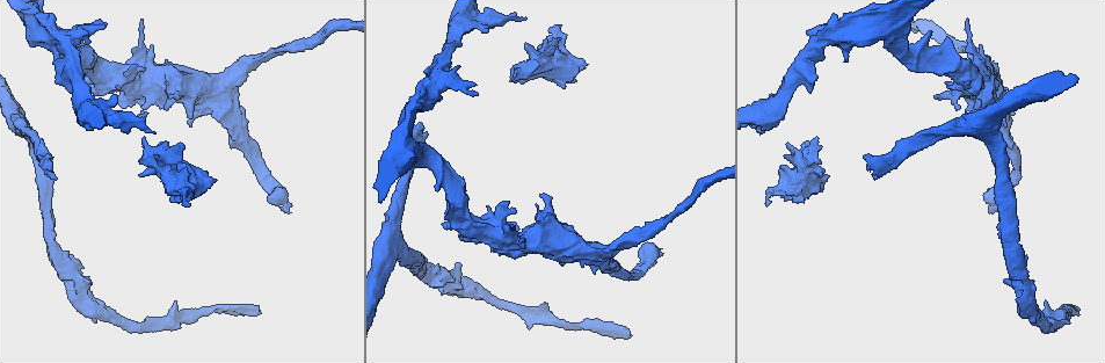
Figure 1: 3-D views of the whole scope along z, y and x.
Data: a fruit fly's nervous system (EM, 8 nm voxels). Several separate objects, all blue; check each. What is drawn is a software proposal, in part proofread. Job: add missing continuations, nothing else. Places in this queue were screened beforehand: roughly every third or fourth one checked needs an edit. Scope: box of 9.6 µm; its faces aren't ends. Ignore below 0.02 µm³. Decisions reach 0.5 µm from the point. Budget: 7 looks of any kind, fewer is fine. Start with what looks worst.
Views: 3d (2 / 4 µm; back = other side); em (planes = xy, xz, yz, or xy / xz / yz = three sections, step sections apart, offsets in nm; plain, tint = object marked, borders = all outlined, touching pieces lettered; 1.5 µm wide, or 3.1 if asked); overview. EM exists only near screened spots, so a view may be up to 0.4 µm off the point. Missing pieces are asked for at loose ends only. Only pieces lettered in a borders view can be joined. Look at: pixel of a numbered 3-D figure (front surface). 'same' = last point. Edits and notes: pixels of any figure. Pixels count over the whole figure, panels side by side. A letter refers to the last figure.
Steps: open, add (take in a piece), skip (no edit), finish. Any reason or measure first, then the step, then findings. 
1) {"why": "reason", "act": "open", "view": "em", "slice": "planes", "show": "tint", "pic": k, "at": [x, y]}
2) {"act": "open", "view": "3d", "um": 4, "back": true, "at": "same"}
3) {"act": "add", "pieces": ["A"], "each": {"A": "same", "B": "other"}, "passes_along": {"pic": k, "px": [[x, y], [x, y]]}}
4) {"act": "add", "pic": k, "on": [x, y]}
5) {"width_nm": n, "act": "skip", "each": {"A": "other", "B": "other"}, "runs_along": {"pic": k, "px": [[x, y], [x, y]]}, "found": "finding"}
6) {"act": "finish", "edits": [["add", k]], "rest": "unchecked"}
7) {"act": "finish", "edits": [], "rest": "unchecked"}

{"act": "open", "view": "3d", "um": 4, "pic": 1, "at": [261, 313]}

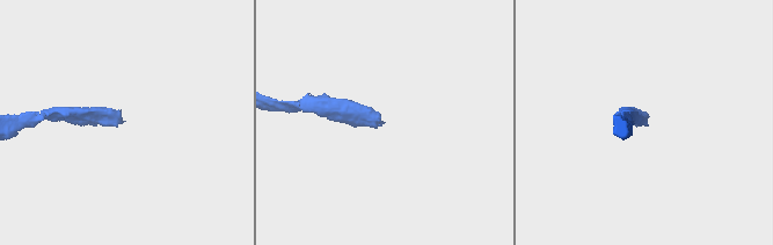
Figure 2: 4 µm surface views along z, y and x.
{"why": "need the tissue", "act": "open", "view": "em", "slice": "yz", "step": 4, "show": "borders", "pic": 2, "at": [384, 122]}

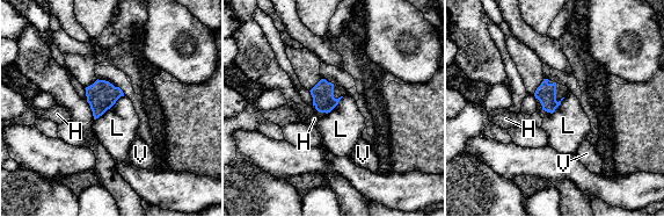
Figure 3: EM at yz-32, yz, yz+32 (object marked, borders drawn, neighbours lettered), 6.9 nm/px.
{"act": "skip", "each": {"H": "other", "L": "other", "V": "other"}, "found": "no lettered piece goes on from it"}

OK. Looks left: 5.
{"act": "open", "view": "3d", "um": 4, "pic": 1, "at": [48, 158]}

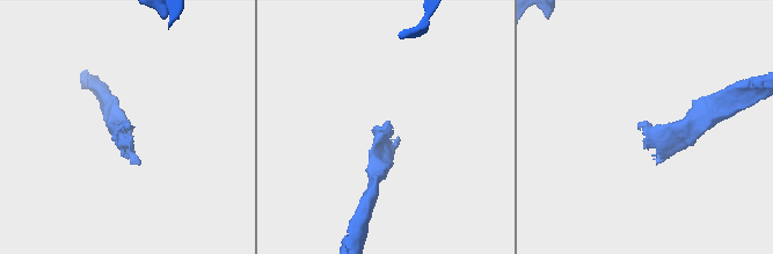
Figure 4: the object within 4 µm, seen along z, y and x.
{"act": "open", "view": "em", "slice": "planes", "show": "borders", "pic": 4, "at": [640, 129]}

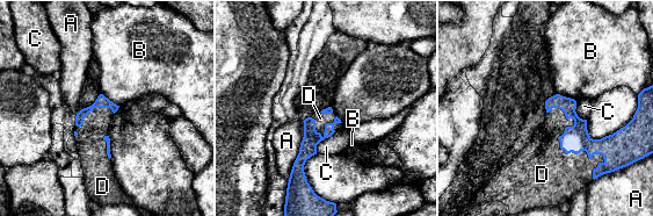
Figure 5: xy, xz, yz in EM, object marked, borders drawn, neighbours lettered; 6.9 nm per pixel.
{"act": "add", "pieces": ["D"], "each": {"A": "other", "B": "other", "C": "other", "D": "same"}, "passes_along": {"pic": 5, "px": [[575, 138], [567, 153], [542, 174]]}, "found": "the neuron continues"}

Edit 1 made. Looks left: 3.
{"why": "an open end", "act": "open", "view": "em", "slice": "yz", "step": 4, "show": "borders", "pic": 1, "at": [106, 25]}

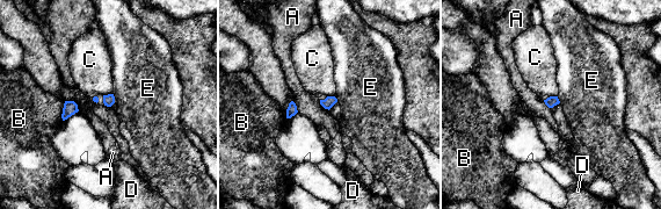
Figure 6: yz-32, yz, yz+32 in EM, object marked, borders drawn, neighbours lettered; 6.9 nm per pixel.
{"why": "cut it another way", "act": "open", "view": "em", "slice": "planes", "show": "borders", "at": "same"}

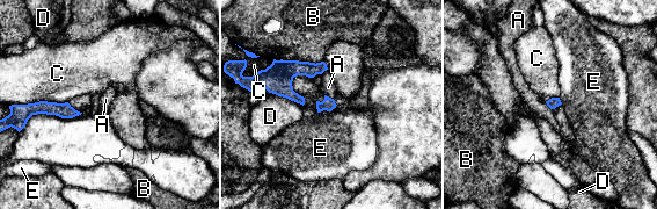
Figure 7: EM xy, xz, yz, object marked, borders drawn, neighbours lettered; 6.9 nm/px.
{"act": "skip", "each": {"A": "other", "B": "other", "C": "other", "D": "other", "E": "other"}, "border": {"pic": 7, "px": [[545, 101], [552, 109]]}, "found": "no lettered piece goes on from it"}

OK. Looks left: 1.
{"act": "finish", "edits": [["add", 5]], "rest": "unchecked"}

